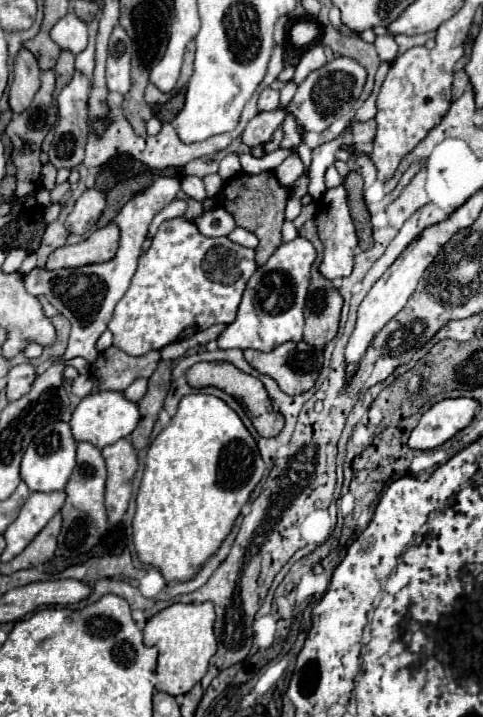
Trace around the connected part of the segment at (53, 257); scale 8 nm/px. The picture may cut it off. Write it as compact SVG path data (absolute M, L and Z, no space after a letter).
M111 222L105 228L95 230L85 242L75 246L61 246L49 254L45 268L71 268L71 266L85 266L91 262L107 262L115 256L119 242L119 228Z

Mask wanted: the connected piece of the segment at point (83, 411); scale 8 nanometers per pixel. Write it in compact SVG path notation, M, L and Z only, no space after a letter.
M107 390L107 392L95 392L91 396L85 396L73 410L73 418L69 426L71 426L75 442L91 442L93 446L101 450L103 446L115 444L119 438L129 436L135 430L137 422L139 422L137 404L125 400L121 392Z

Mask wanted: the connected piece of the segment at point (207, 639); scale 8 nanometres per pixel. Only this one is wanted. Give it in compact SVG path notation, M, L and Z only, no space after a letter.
M203 602L203 604L173 604L159 614L155 614L145 630L143 630L143 640L145 646L155 646L159 650L159 660L157 660L157 690L167 692L171 696L187 694L205 674L211 656L217 650L217 640L213 634L213 604Z

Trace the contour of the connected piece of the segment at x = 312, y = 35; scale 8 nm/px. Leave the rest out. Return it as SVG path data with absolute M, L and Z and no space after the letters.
M299 20L291 26L289 30L289 38L291 44L297 48L305 48L311 42L315 42L321 36L321 26L315 20Z

